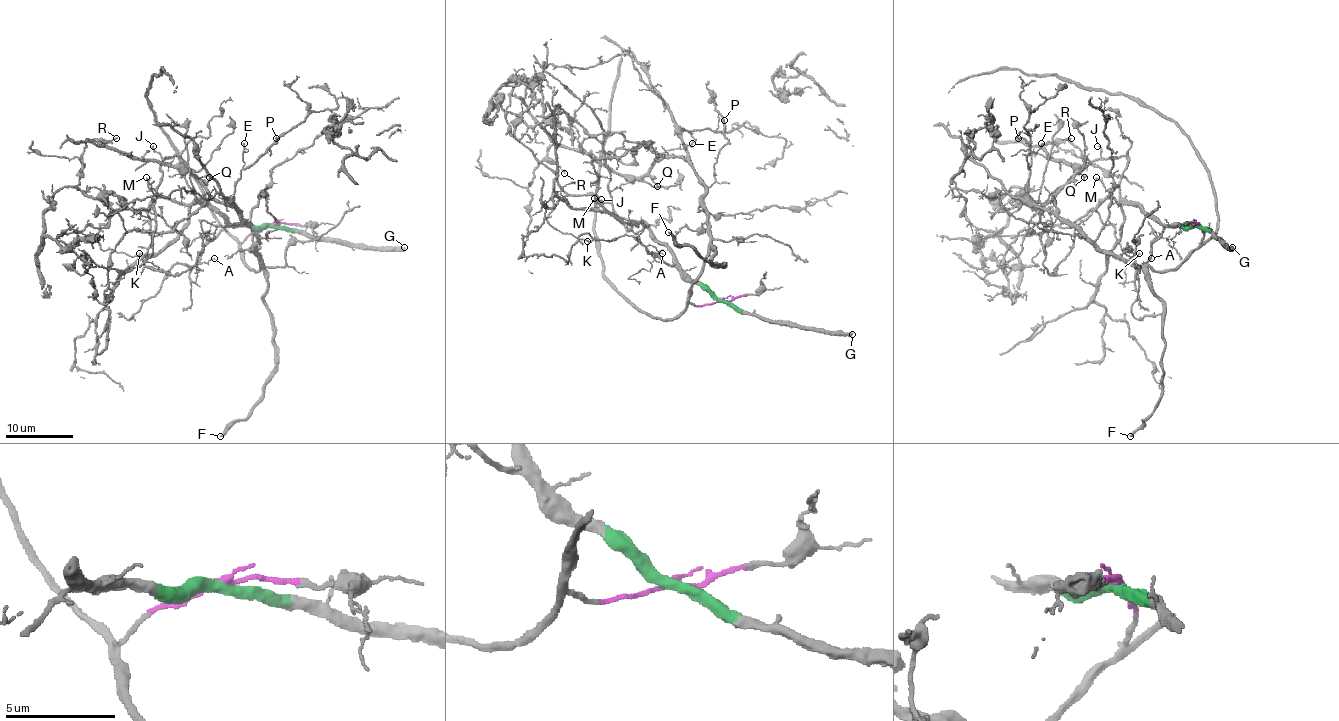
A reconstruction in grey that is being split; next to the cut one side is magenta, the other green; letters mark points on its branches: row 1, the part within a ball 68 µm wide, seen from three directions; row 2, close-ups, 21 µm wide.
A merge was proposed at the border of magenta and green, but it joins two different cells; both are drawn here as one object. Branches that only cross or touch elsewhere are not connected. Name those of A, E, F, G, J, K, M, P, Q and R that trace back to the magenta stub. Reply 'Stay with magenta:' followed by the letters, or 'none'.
Stay with magenta: E, F, P, Q, R

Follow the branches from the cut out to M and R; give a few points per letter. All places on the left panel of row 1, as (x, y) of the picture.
M: (272, 224), (245, 226), (226, 221), (208, 204), (174, 202), (148, 187), (147, 177)
R: (272, 224), (242, 245), (252, 270), (262, 265), (257, 236), (231, 204), (187, 172), (99, 143), (116, 138)

